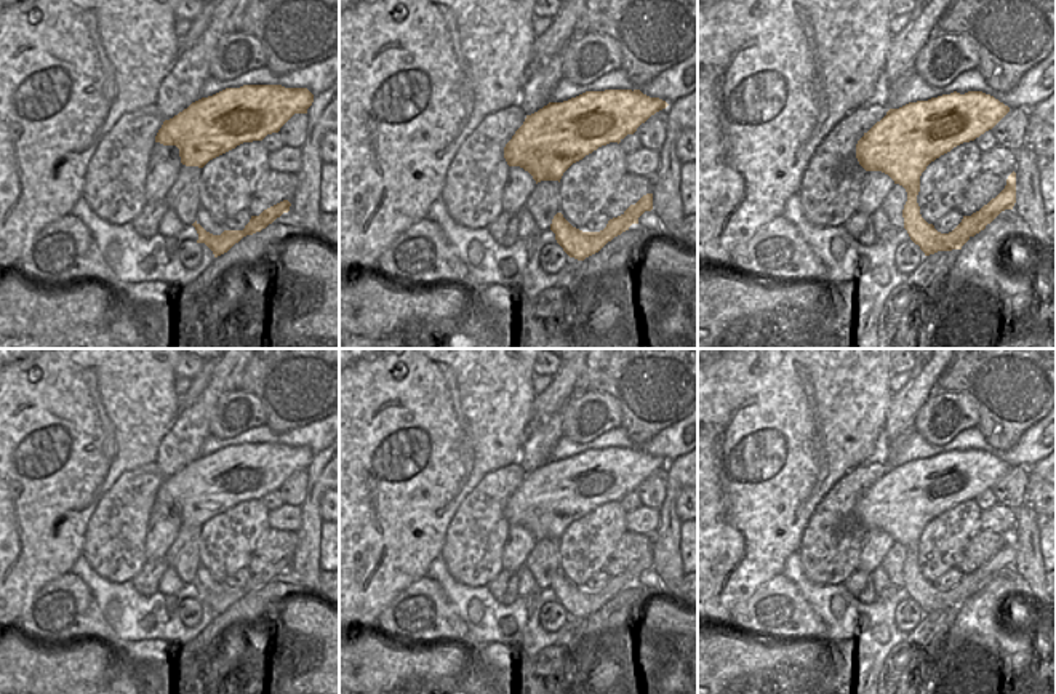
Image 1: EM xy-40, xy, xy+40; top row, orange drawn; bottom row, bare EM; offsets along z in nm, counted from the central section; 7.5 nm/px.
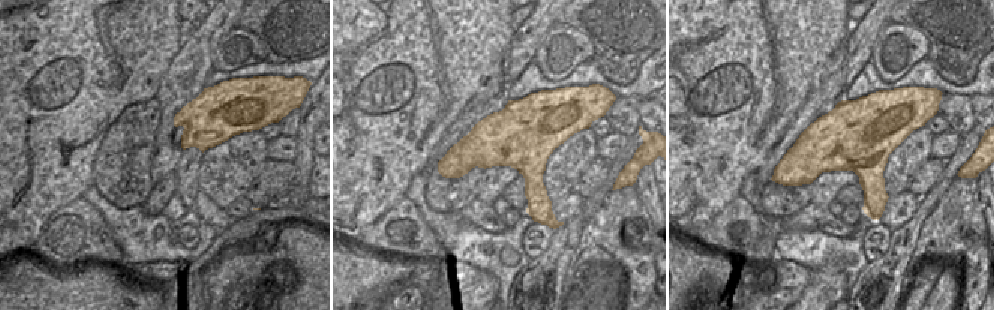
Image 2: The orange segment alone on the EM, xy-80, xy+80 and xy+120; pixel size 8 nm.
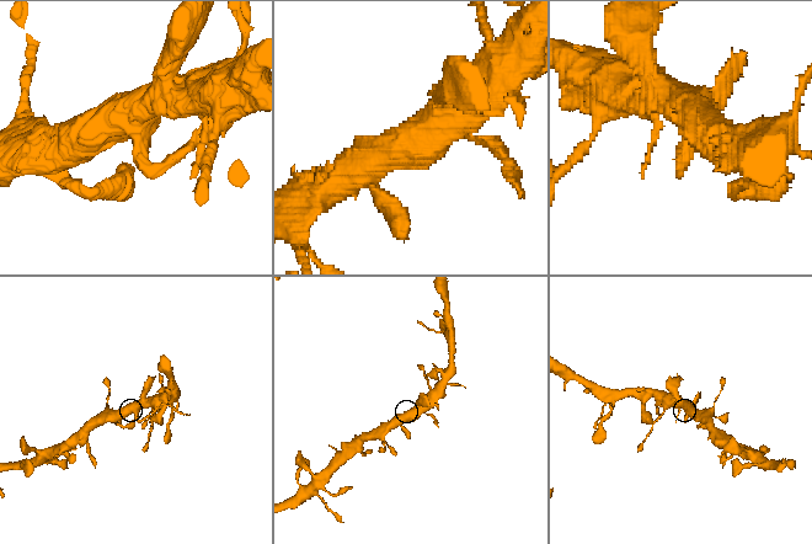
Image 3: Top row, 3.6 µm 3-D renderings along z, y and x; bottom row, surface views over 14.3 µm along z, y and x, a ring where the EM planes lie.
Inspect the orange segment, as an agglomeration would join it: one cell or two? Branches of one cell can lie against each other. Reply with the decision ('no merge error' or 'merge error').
merge error

